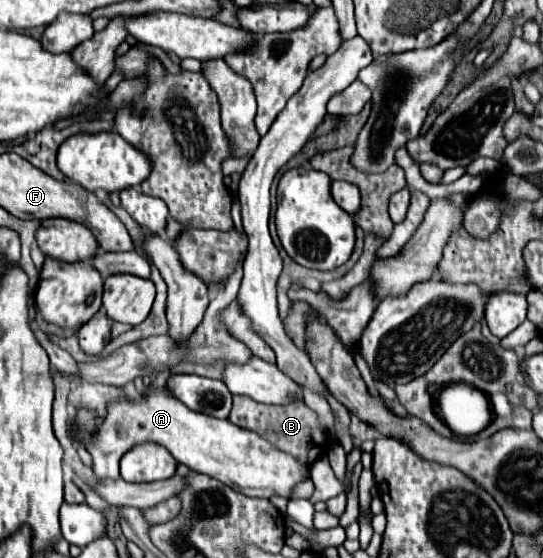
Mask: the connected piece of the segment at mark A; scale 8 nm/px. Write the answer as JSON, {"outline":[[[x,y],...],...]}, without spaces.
{"outline":[[[167,387],[149,389],[141,397],[121,397],[109,401],[107,415],[101,419],[99,427],[91,435],[91,441],[87,443],[95,475],[119,479],[121,457],[129,449],[143,443],[157,443],[165,447],[179,463],[191,467],[191,471],[207,473],[247,497],[269,499],[271,495],[283,495],[289,499],[293,485],[297,485],[305,475],[303,467],[291,455],[277,451],[257,433],[245,431],[229,419],[215,419],[211,415],[191,411],[175,399]]]}

